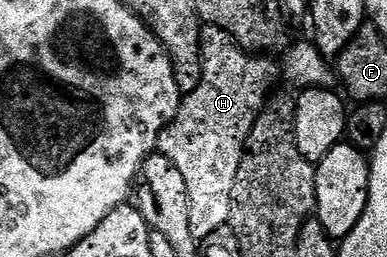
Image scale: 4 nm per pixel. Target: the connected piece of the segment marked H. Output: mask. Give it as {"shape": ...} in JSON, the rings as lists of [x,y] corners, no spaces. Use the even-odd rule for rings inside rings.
{"shape":[[[204,24],[200,34],[202,71],[200,85],[180,101],[176,119],[169,122],[160,136],[159,155],[170,158],[186,178],[190,194],[190,234],[198,241],[214,230],[225,227],[230,218],[230,198],[244,144],[260,111],[270,99],[276,84],[276,64],[264,54],[249,54],[239,48],[230,34],[218,26]]]}

